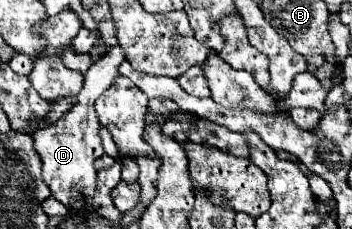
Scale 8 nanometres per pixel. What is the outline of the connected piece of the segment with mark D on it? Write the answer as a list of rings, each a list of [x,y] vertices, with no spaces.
[[[112,46],[100,60],[96,60],[84,74],[84,88],[76,96],[74,106],[52,126],[36,130],[32,134],[34,148],[42,160],[42,180],[52,190],[52,196],[66,208],[76,212],[90,212],[96,192],[96,168],[94,160],[104,154],[100,140],[100,122],[94,110],[94,102],[118,76],[118,66],[124,62],[120,46]]]

